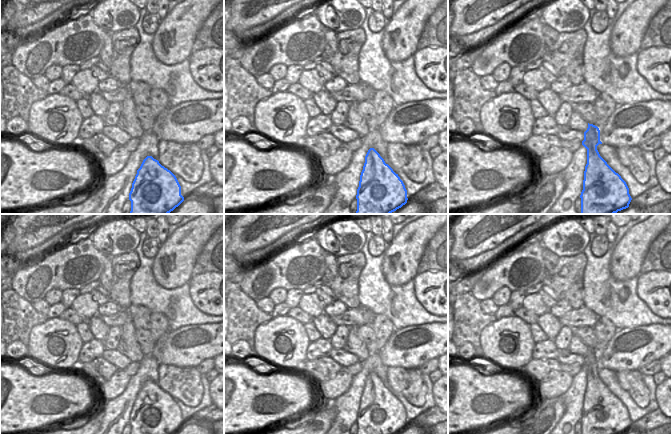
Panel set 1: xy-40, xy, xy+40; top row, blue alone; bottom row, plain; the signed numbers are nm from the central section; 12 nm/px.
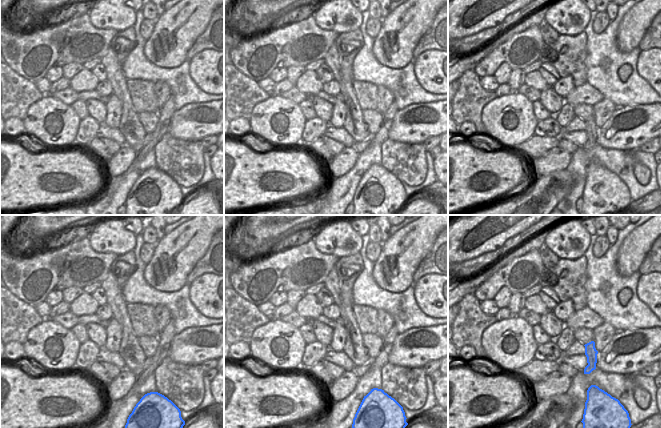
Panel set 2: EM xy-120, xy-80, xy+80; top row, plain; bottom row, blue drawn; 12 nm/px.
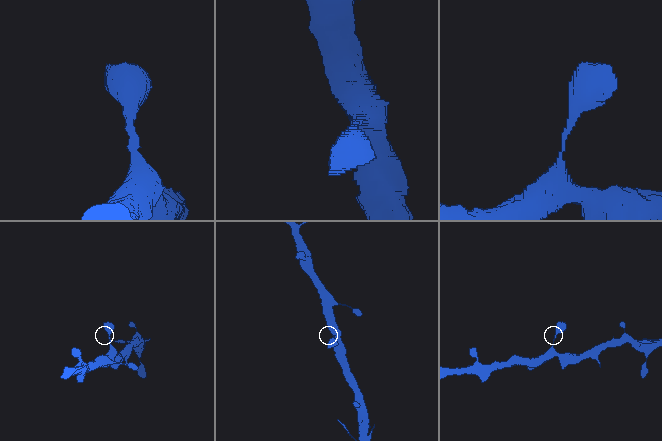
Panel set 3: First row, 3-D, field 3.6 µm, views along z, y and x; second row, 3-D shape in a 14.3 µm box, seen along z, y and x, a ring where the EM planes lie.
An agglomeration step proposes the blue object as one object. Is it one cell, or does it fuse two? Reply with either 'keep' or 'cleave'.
keep

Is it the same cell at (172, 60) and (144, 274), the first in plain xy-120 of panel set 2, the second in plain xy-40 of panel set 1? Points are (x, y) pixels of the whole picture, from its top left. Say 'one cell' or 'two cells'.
two cells

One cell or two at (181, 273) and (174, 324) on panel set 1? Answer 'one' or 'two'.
two

